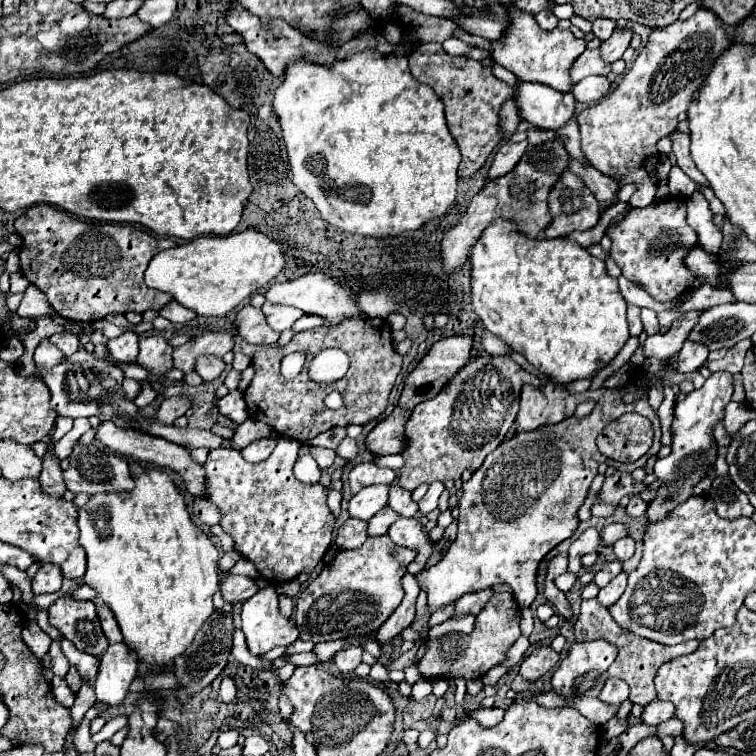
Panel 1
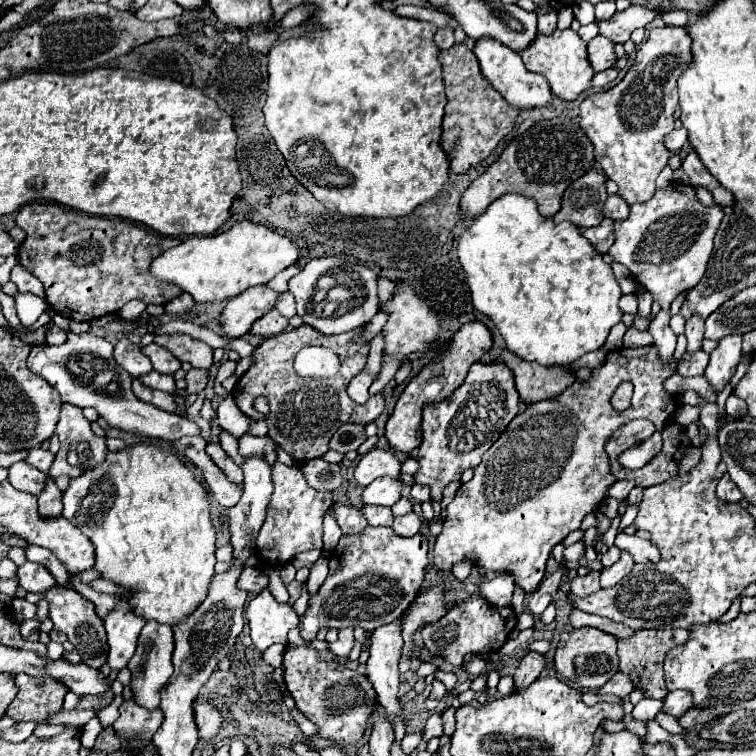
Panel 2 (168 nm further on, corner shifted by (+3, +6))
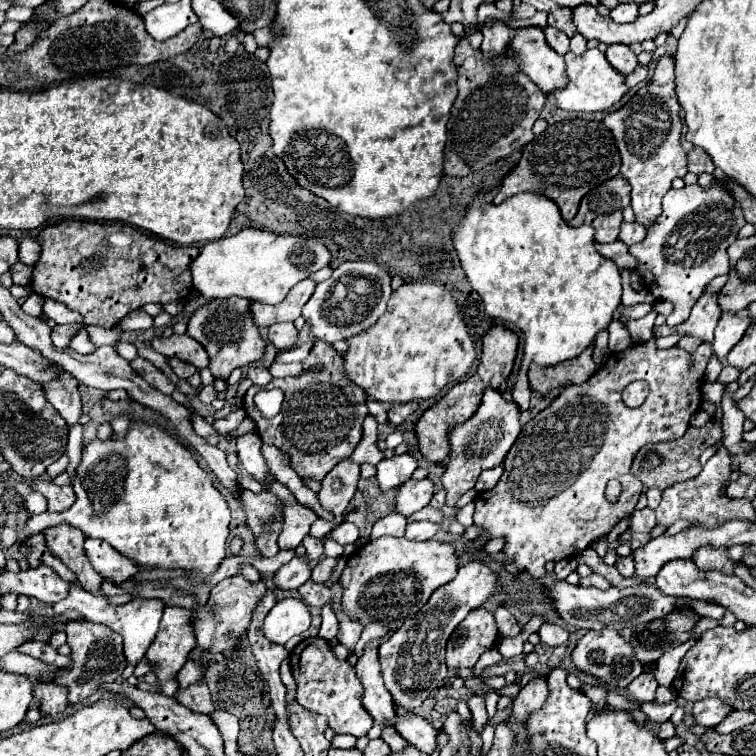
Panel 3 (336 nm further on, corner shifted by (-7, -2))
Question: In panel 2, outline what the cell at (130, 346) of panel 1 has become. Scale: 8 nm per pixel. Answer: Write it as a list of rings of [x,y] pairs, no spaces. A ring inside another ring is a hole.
[[[122,338],[116,342],[114,358],[134,378],[152,372],[152,364],[150,364],[148,356],[144,356],[142,350],[134,342],[130,342],[128,338]]]

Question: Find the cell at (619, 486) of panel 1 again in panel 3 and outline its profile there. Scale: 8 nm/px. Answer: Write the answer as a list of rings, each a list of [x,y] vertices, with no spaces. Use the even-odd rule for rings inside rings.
[[[710,420],[704,428],[688,428],[688,432],[686,432],[680,440],[670,440],[670,442],[649,444],[643,447],[633,460],[632,474],[636,474],[646,488],[660,488],[660,490],[664,490],[664,488],[668,488],[668,486],[672,486],[672,484],[690,480],[690,478],[694,478],[694,476],[702,470],[702,464],[700,464],[700,460],[698,460],[700,454],[702,454],[708,446],[712,446],[712,444],[716,444],[716,442],[720,442],[720,440],[722,440],[722,428],[720,428],[720,422],[716,422],[716,420]],[[650,451],[656,451],[662,454],[664,464],[662,464],[660,468],[648,472],[648,474],[642,474],[642,472],[640,472],[640,463],[643,457]]]

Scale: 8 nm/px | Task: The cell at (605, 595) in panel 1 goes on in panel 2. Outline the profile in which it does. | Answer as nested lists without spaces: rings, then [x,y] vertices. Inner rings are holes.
[[[622,552],[620,560],[616,564],[602,570],[602,576],[600,576],[602,588],[610,588],[610,586],[618,584],[632,570],[632,566],[634,566],[634,558],[628,552]]]

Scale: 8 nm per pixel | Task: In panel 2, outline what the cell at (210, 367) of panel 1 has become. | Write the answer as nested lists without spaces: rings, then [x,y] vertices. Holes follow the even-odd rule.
[[[156,334],[154,342],[168,348],[178,360],[190,362],[194,368],[212,366],[212,348],[188,334]]]

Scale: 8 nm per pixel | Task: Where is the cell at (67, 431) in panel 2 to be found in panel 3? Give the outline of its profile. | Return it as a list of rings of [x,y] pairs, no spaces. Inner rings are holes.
[[[64,372],[60,380],[54,380],[44,386],[46,398],[52,402],[52,406],[60,412],[60,416],[68,422],[68,426],[80,424],[82,418],[82,402],[78,394],[78,380]]]

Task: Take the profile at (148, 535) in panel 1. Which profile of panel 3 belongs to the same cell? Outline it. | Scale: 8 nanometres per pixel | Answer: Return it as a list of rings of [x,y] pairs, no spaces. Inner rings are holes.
[[[130,424],[130,430],[124,438],[118,438],[114,436],[112,440],[92,440],[84,452],[82,452],[82,462],[78,466],[78,472],[76,472],[76,478],[72,482],[74,486],[74,492],[76,492],[76,502],[64,510],[64,512],[58,512],[58,524],[60,522],[68,522],[70,526],[76,526],[80,528],[88,538],[100,538],[100,540],[106,540],[112,548],[116,548],[120,554],[128,556],[130,560],[134,560],[142,570],[144,568],[154,568],[154,570],[184,570],[184,578],[194,582],[194,584],[200,584],[200,582],[206,582],[220,566],[220,562],[226,558],[226,538],[228,538],[228,524],[230,524],[230,508],[224,500],[224,496],[214,488],[212,480],[210,480],[210,474],[204,472],[198,462],[194,460],[194,456],[178,442],[174,440],[170,434],[166,434],[160,426],[148,426],[148,424]]]

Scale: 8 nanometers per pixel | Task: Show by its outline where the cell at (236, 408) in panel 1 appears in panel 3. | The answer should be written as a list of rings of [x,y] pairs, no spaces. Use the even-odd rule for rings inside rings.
[[[256,430],[246,432],[246,434],[238,436],[238,440],[236,440],[236,454],[238,454],[242,466],[258,482],[262,482],[266,476],[270,476],[266,460],[260,454],[260,448],[262,448],[262,440]]]

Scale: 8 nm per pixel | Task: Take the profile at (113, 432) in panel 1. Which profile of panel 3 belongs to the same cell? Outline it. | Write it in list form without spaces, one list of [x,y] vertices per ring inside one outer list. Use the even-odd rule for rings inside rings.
[[[240,488],[238,500],[246,514],[246,526],[256,536],[256,546],[260,554],[276,556],[280,550],[276,544],[276,538],[282,530],[282,518],[284,518],[280,500],[272,492],[262,490],[260,494],[254,494],[244,488]]]

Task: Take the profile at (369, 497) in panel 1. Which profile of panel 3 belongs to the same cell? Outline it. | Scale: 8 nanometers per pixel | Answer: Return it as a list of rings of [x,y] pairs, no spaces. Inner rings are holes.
[[[430,478],[404,482],[398,488],[396,496],[394,496],[394,508],[396,508],[396,512],[400,512],[402,516],[410,516],[412,512],[422,510],[430,502],[432,490],[434,490],[434,484],[432,484]]]

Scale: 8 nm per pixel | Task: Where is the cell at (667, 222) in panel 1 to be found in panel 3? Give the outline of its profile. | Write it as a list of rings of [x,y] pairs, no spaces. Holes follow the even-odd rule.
[[[698,184],[684,186],[682,190],[670,188],[662,198],[662,214],[648,226],[646,238],[628,248],[638,260],[638,274],[644,288],[658,300],[674,304],[672,314],[666,318],[668,326],[676,326],[688,318],[692,304],[702,296],[706,284],[722,274],[728,274],[726,248],[736,240],[738,230],[744,226],[744,216],[736,200],[720,184],[702,190]]]

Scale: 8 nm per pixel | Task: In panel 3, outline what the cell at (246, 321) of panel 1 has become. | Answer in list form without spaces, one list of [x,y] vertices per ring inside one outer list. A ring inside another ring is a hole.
[[[282,322],[274,324],[268,328],[268,340],[278,348],[278,350],[288,350],[296,344],[298,330],[294,328],[294,322]]]

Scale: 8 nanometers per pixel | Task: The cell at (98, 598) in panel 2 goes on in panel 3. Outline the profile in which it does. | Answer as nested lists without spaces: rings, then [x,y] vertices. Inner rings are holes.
[[[58,524],[58,526],[52,526],[52,528],[46,528],[44,530],[44,536],[46,536],[46,546],[48,550],[60,558],[80,580],[82,588],[88,590],[92,596],[102,596],[106,598],[110,604],[124,604],[128,602],[132,596],[106,596],[102,592],[102,576],[94,572],[94,568],[90,566],[90,562],[86,560],[84,556],[84,534],[70,526],[70,524]]]

